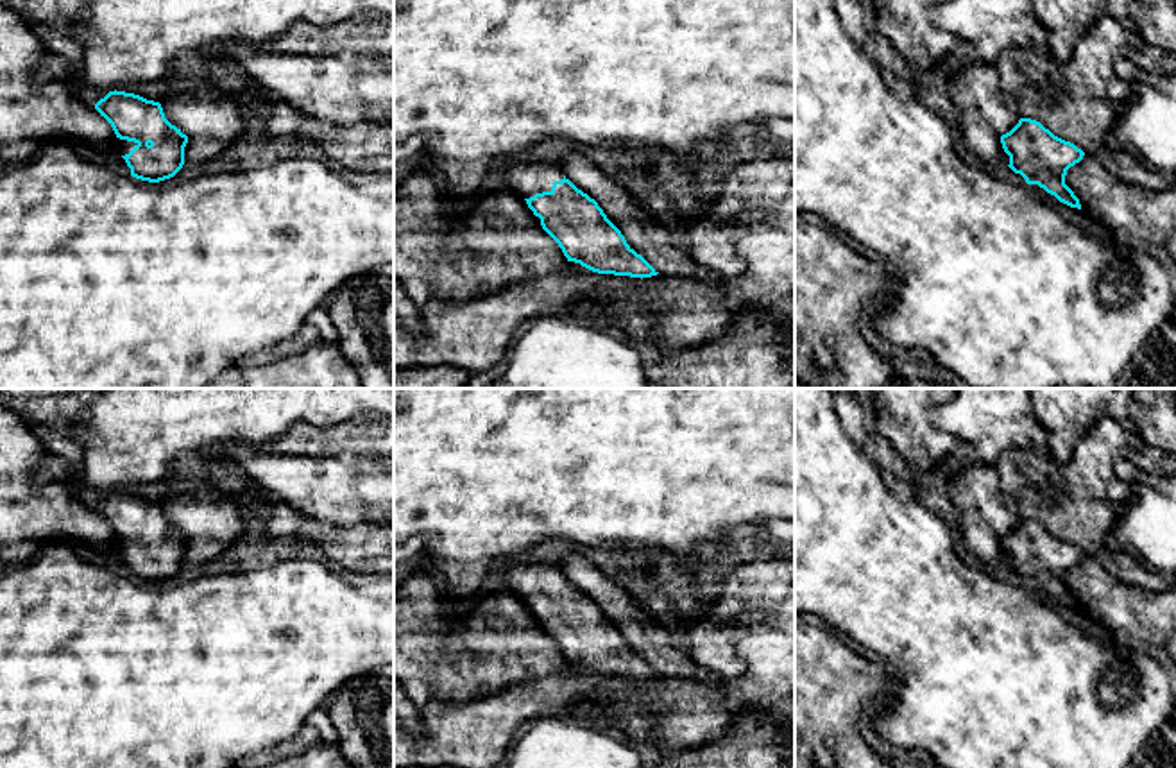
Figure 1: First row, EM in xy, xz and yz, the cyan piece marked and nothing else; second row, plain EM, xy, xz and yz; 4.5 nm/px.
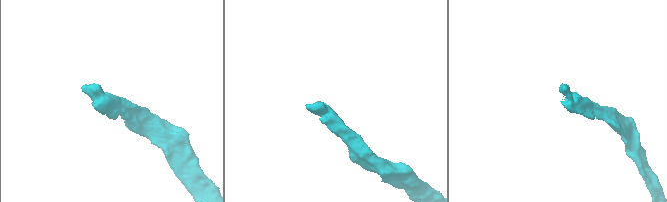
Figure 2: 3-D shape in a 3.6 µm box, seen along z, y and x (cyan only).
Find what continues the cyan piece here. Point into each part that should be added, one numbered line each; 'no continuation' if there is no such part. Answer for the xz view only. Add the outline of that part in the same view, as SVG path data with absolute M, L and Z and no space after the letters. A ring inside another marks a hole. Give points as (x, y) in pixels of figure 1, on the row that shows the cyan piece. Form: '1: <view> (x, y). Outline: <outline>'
1: xz (527, 179). Outline: M544 163L508 165L499 168L510 192L523 199L535 193L551 192L555 181L562 181L564 174L558 166Z

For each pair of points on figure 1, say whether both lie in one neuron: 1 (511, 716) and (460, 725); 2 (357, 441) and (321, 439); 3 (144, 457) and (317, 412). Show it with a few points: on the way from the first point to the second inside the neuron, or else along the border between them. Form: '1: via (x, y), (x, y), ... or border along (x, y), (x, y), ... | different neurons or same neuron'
1: via (498, 718), (489, 725), (473, 725) | same neuron
2: via (348, 441), (330, 441) | same neuron
3: via (187, 414), (190, 410), (274, 410) | same neuron

